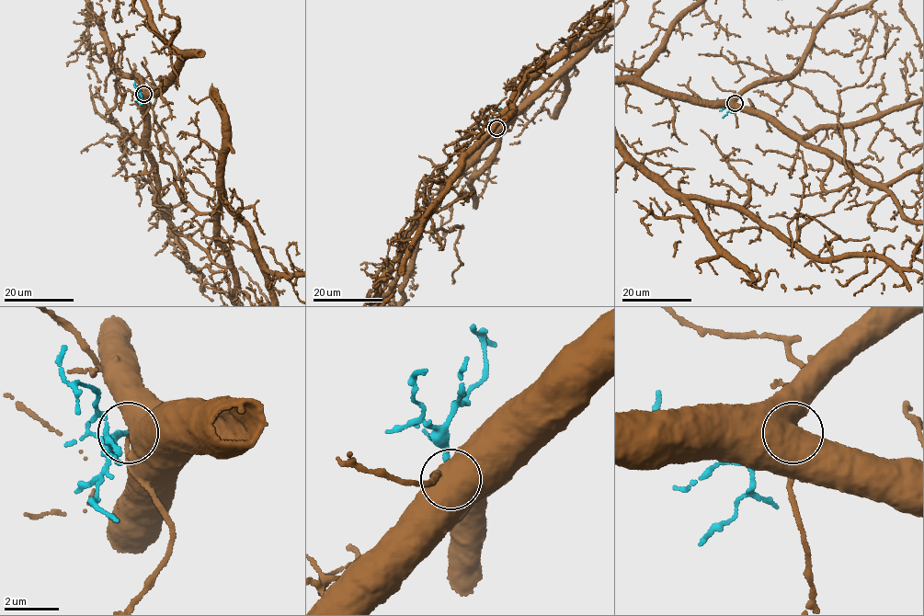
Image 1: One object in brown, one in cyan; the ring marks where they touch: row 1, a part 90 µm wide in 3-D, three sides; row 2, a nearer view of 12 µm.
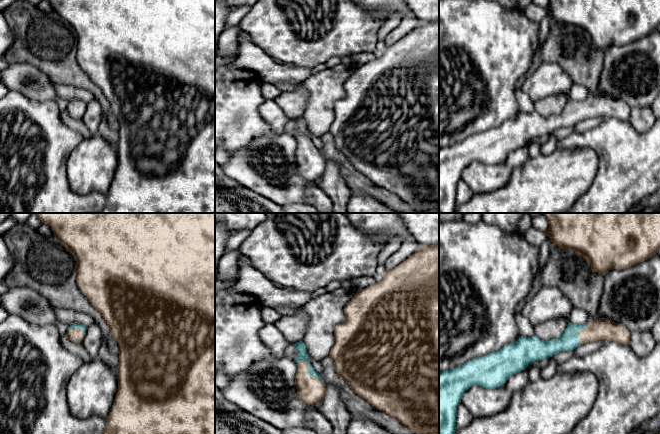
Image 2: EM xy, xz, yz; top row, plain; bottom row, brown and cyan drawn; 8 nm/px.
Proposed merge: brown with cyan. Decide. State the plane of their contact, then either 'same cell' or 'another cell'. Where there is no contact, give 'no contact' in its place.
meets brown in xz; same cell

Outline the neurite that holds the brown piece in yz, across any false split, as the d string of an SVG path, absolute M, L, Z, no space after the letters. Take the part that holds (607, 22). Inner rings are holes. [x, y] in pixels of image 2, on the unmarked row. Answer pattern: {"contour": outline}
{"contour": "M549 0L546 11L551 14L552 23L558 22L564 28L572 27L581 31L584 35L587 34L591 39L591 46L593 48L599 48L603 52L613 45L626 45L637 41L638 39L651 34L660 26L660 0Z"}

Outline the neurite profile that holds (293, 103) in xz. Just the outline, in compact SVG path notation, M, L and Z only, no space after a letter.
M297 88L295 91L281 92L274 99L282 111L289 118L295 120L303 116L308 101L308 93L304 88Z

